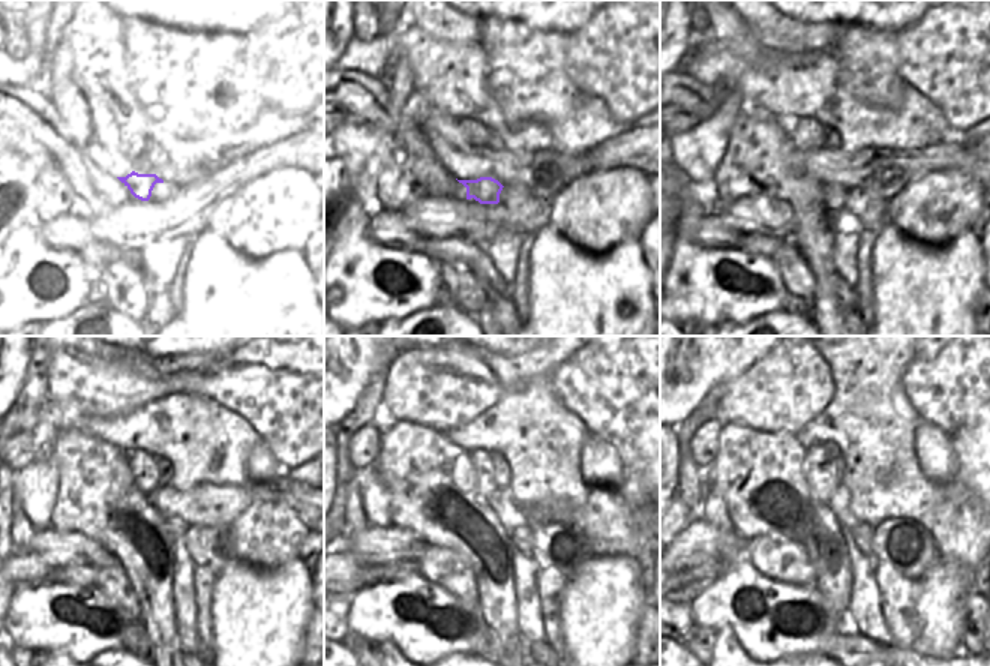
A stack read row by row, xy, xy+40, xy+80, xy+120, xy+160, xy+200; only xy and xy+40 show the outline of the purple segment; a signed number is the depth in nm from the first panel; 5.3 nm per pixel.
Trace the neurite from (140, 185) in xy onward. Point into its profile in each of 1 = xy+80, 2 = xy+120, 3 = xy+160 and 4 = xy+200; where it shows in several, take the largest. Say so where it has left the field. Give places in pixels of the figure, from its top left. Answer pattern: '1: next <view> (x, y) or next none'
1: next xy+80 (834, 195)
2: next xy+120 (176, 527)
3: next xy+160 (519, 531)
4: next xy+200 (861, 533)

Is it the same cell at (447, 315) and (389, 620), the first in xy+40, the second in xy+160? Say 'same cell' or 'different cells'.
different cells

